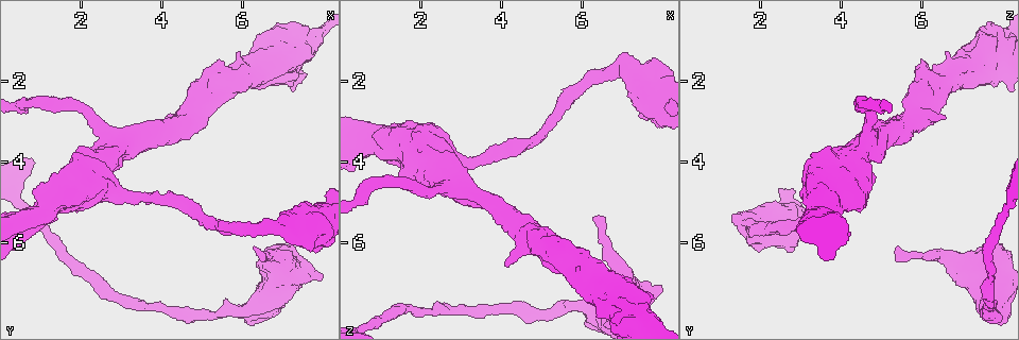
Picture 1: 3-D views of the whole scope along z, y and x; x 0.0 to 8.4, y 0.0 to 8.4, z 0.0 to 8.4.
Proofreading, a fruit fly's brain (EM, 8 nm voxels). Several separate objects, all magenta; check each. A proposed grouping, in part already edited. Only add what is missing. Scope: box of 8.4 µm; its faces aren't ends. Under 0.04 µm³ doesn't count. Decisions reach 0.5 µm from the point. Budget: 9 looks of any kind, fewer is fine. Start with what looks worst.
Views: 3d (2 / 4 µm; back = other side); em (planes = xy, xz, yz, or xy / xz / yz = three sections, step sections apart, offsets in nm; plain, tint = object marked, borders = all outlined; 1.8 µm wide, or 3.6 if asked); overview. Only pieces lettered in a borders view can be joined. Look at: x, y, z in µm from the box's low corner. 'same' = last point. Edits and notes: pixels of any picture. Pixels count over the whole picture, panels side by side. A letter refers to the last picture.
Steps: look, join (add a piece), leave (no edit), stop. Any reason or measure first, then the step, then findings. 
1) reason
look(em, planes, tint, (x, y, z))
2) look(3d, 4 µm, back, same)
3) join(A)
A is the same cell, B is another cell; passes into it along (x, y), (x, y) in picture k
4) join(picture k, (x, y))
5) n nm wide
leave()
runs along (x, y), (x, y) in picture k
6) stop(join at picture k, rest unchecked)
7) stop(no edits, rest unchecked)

an open end
look(em, planes, borders, (6.20, 6.10, 5.35))

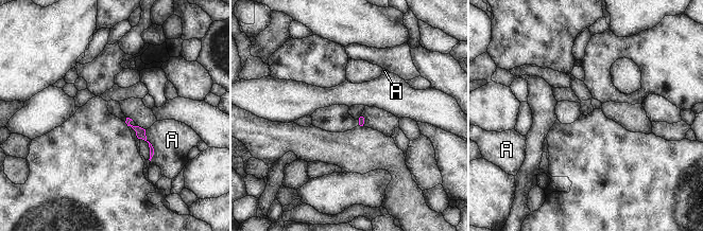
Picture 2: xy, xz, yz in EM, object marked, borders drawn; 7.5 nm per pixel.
A touches over 240 nm
leave()
A is another cell; border along (144, 129), (153, 148), (151, 160) in picture 2; no lettered piece goes on from it

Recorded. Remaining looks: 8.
thick end
look(3d, 2 µm, (7.80, 6.20, 2.80))

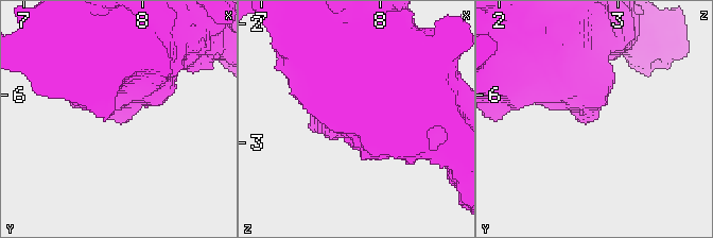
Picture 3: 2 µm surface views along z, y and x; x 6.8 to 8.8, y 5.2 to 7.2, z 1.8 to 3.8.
look(em, 3.6 µm, planes, borders, (7.76, 6.20, 2.82))

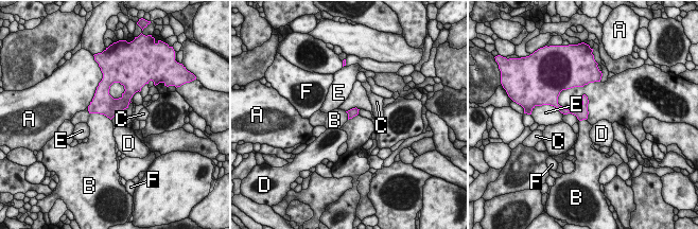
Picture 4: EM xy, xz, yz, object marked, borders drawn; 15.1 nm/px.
leave()
A, B, C, D, E and F are other cells; border along (87, 108), (110, 120) in picture 4; no lettered piece goes on from it

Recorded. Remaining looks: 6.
thick end
look(3d, 4 µm, (5.35, 1.70, 5.80))

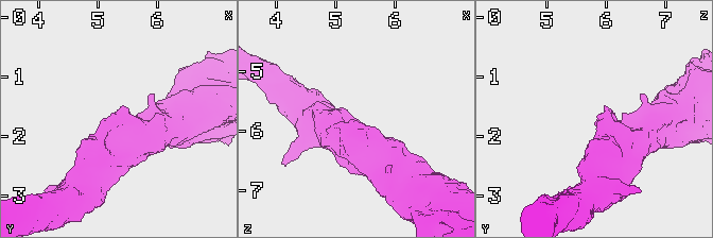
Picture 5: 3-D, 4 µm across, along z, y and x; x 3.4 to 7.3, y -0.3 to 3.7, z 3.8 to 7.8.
shape alone is not enough
look(em, xy, step 16, tint, (5.40, 1.65, 5.85))

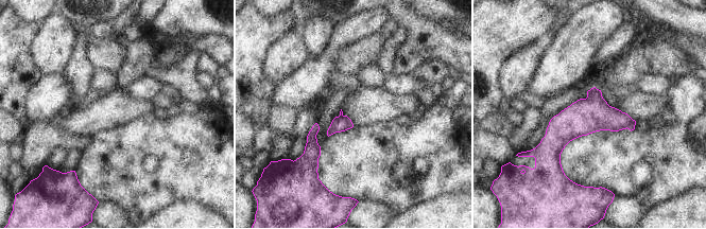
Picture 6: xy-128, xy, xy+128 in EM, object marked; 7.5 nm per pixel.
look(em, planes, borders, same)

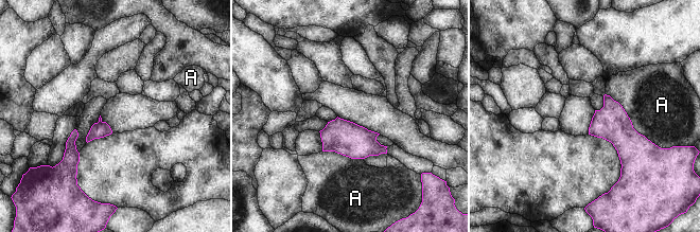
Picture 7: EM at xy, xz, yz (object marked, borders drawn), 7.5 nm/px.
leave()
A is another cell; border along (606, 93), (655, 145) in picture 7; no lettered piece goes on from it

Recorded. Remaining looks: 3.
look(em, planes, borders, (4.15, 2.90, 6.55))

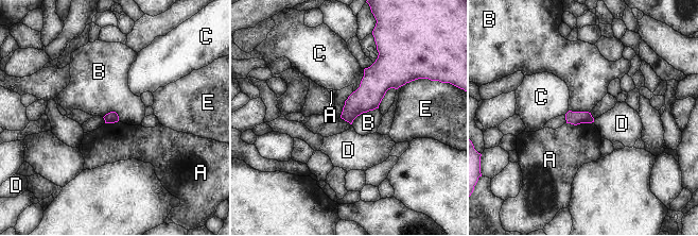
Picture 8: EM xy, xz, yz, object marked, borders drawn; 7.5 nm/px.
leave()
A, B, C, D and E are other cells; border along (378, 107), (361, 113), (351, 123) in picture 8; no lettered piece goes on from it

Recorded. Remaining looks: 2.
stop(no edits, rest unchecked)

